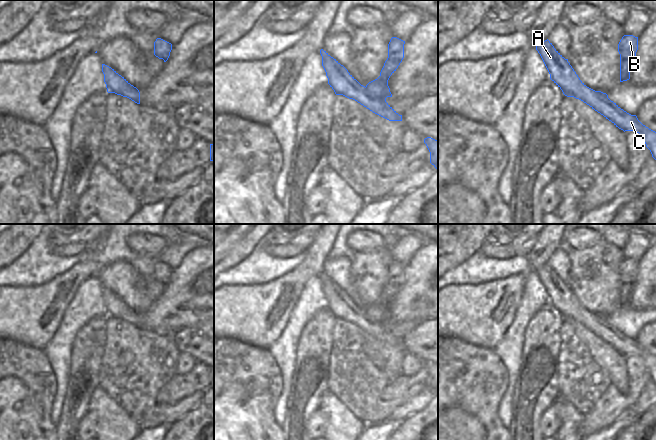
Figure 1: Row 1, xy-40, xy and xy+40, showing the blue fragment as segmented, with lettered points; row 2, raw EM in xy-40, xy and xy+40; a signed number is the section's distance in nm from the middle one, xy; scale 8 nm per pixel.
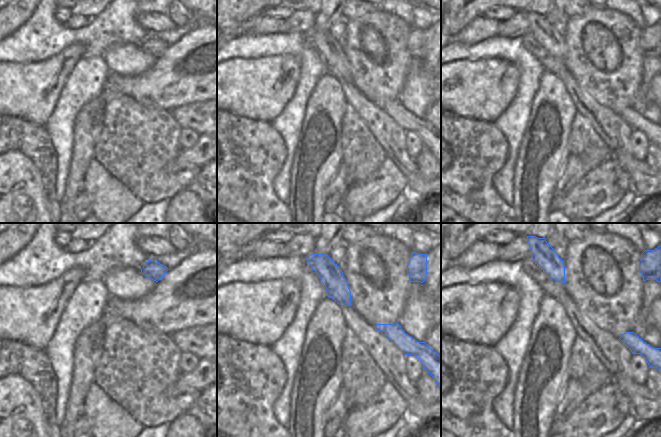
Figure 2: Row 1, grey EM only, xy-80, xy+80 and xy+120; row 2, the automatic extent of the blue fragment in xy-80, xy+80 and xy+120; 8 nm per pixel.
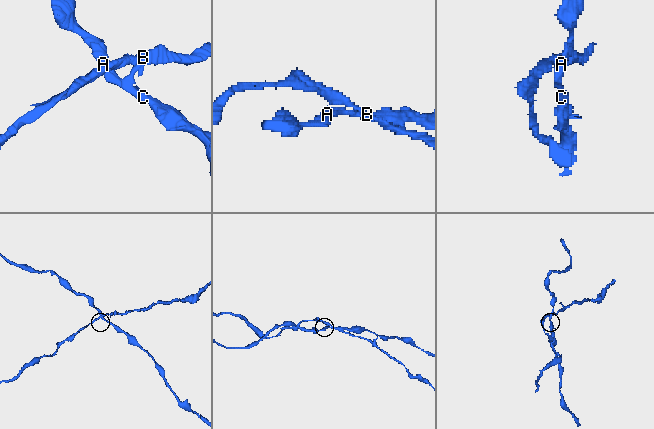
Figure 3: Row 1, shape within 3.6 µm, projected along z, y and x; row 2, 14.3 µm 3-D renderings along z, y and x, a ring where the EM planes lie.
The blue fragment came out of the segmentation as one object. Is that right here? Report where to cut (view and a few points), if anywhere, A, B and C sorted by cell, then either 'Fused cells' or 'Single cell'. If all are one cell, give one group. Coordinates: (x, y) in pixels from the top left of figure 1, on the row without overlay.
Split along xy (365, 311), (371, 318), (376, 318), (385, 323). Groups: A C / B. Fused cells.

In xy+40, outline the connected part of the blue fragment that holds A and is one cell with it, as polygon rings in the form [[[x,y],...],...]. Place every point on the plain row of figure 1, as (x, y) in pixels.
[[[547,263],[536,270],[549,298],[550,303],[567,321],[574,321],[589,329],[592,333],[625,355],[639,357],[652,381],[656,384],[656,356],[643,349],[636,339],[621,333],[608,322],[606,317],[587,311],[578,301],[568,283],[565,283]]]

